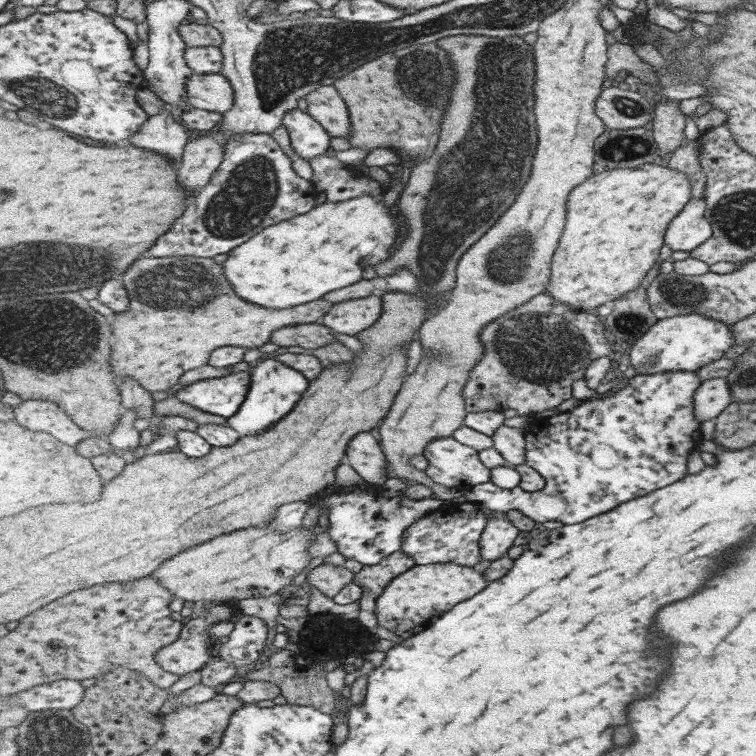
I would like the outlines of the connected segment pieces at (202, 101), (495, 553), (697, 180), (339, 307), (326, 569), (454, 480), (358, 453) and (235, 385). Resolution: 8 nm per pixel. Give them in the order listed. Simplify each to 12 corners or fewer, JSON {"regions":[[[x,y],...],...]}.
{"regions":[[[222,72],[194,74],[187,99],[195,109],[225,114],[235,89]],[[488,509],[480,540],[484,564],[507,556],[520,531]],[[699,138],[673,151],[671,169],[691,177],[693,196],[705,195],[708,180],[701,165]],[[381,295],[335,303],[322,323],[358,336],[379,321]],[[322,563],[307,574],[309,584],[335,598],[354,582],[345,565]],[[453,437],[423,456],[431,480],[465,492],[489,482],[479,451]],[[377,432],[353,438],[346,461],[385,486],[389,462]],[[251,373],[199,380],[181,402],[229,419],[243,406]]]}

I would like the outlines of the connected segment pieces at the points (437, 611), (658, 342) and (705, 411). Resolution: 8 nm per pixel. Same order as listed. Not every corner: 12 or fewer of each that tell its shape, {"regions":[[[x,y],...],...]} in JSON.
{"regions":[[[415,565],[377,598],[401,640],[487,589],[483,567]],[[664,318],[632,344],[636,374],[697,371],[733,345],[731,325]],[[725,377],[708,379],[695,394],[695,415],[713,420],[731,402]]]}

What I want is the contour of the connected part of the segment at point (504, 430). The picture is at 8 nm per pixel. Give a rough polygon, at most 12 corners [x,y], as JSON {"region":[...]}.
{"region":[[503,425],[492,438],[509,466],[526,463],[524,430]]}

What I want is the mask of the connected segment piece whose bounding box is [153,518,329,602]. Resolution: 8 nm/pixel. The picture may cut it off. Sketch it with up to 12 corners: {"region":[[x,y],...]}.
{"region":[[269,524],[221,534],[153,572],[191,602],[271,596],[321,534]]}

